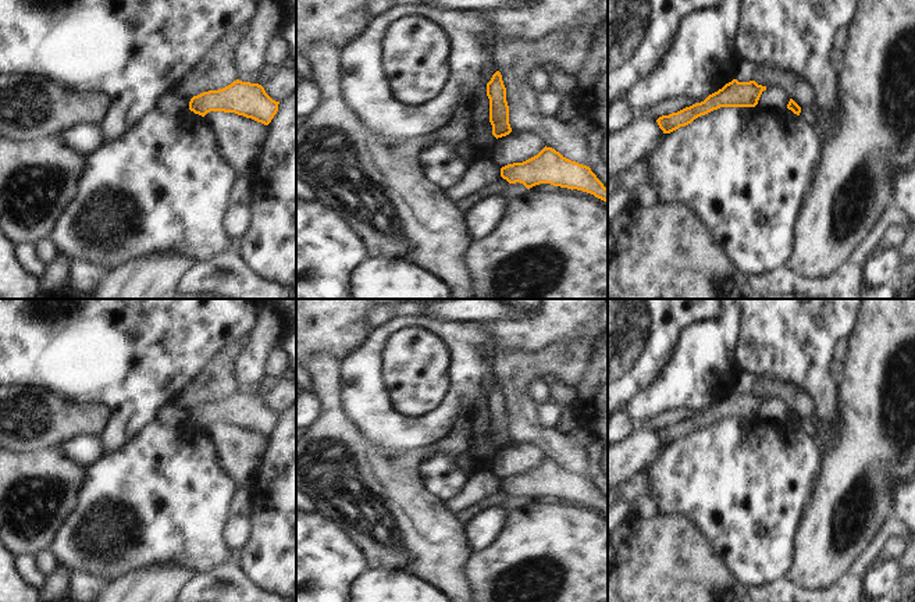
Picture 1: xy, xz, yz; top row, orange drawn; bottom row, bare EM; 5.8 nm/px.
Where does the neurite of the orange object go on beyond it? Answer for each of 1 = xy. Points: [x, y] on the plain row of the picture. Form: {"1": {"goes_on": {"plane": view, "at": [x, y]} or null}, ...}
{"1": {"goes_on": null}}

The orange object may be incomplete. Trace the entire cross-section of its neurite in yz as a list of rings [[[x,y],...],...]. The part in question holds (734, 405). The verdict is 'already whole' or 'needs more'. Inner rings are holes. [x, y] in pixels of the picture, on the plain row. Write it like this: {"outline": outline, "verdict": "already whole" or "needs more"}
{"outline": [[[733,391],[718,403],[709,406],[704,413],[695,414],[677,424],[662,427],[656,434],[663,445],[670,445],[720,418],[755,418],[763,402],[766,402],[766,398],[758,396],[755,392],[738,393]]], "verdict": "already whole"}

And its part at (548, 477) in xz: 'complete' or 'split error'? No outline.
complete

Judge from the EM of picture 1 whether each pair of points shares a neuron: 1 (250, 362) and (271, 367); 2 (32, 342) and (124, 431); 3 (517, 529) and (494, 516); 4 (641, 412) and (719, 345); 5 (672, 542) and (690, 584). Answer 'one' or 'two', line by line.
1: two
2: one
3: two
4: one
5: one

